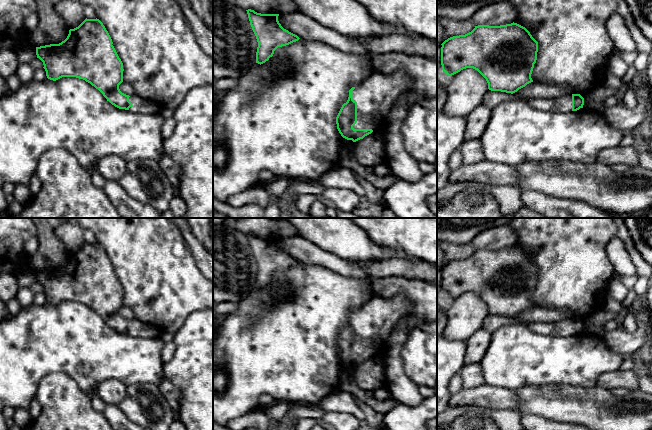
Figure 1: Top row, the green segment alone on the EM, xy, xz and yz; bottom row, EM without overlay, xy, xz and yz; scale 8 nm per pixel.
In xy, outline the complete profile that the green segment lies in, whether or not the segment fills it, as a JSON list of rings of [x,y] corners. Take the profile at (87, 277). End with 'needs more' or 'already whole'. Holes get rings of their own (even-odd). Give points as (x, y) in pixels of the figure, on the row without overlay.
[[[86,242],[78,251],[70,253],[61,267],[36,271],[36,279],[43,286],[50,304],[62,301],[83,303],[119,333],[159,338],[162,332],[158,328],[120,315],[123,287],[112,268],[103,247],[97,242]]]; needs more

